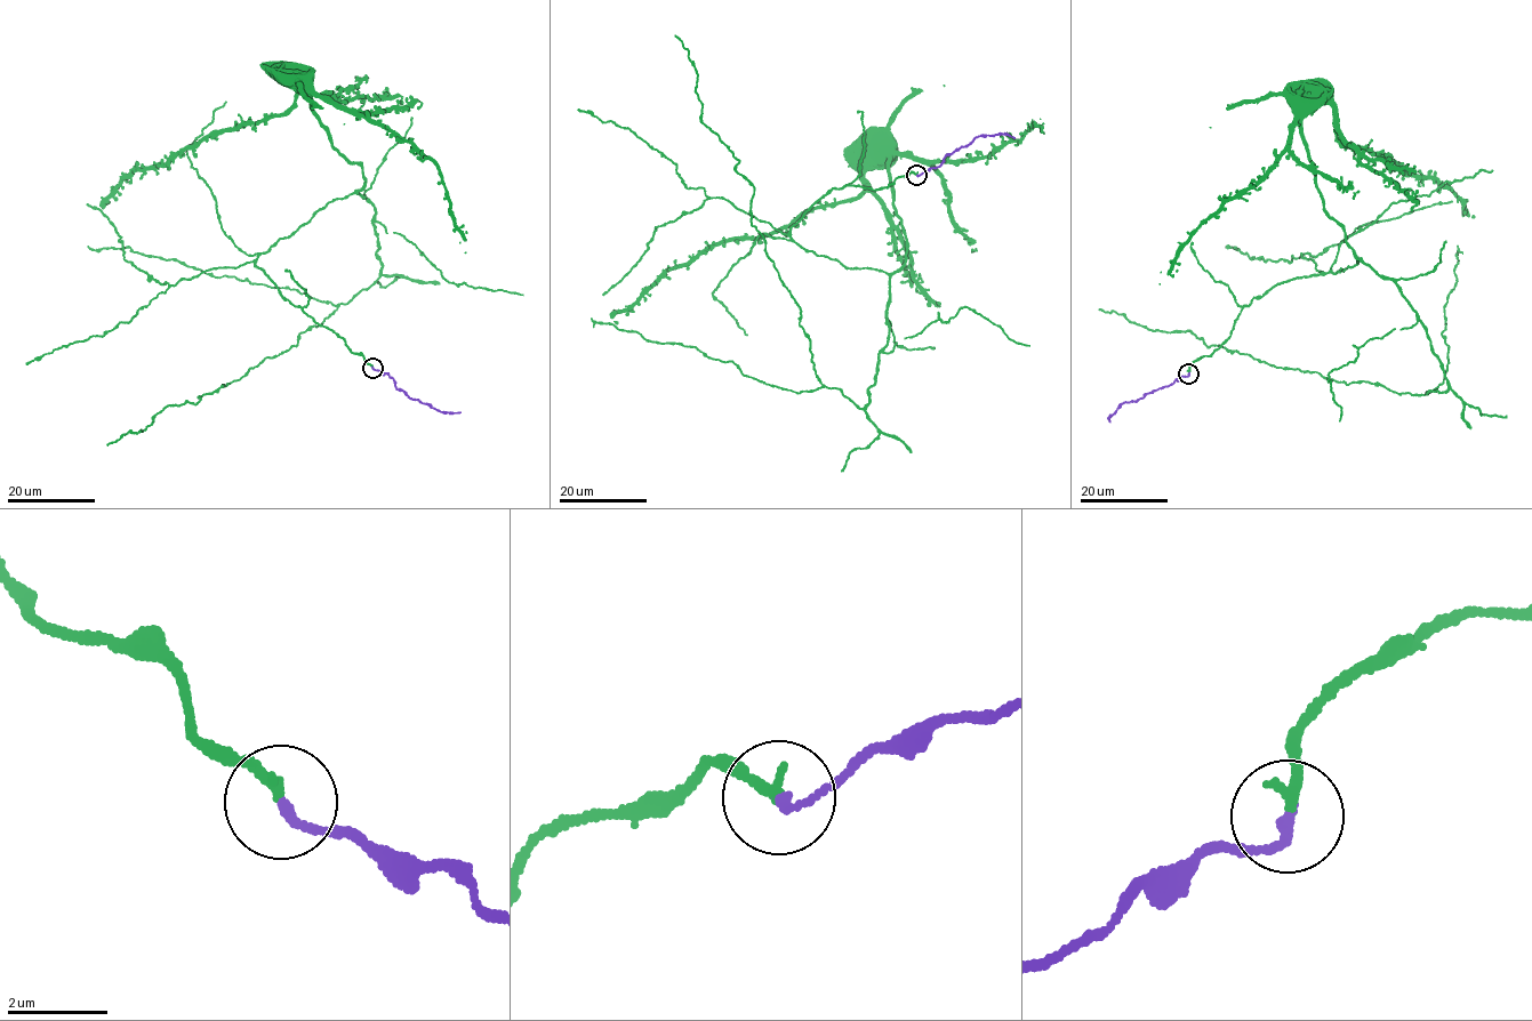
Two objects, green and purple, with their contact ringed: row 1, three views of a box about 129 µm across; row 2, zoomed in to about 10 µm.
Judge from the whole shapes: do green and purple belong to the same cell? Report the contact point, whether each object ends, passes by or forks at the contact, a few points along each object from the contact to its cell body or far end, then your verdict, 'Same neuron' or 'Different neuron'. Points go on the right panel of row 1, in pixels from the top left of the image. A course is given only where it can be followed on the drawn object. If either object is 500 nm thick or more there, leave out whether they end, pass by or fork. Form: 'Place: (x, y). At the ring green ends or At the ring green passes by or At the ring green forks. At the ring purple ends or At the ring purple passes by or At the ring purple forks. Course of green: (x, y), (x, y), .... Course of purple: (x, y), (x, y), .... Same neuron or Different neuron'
Place: (1188, 374). At the ring green ends. At the ring purple ends. Course of green: (1189, 372), (1228, 338), (1254, 297), (1360, 260), (1330, 218), (1302, 133), (1321, 89). Course of purple: (1189, 372), (1137, 401), (1123, 403), (1111, 421). Same neuron

